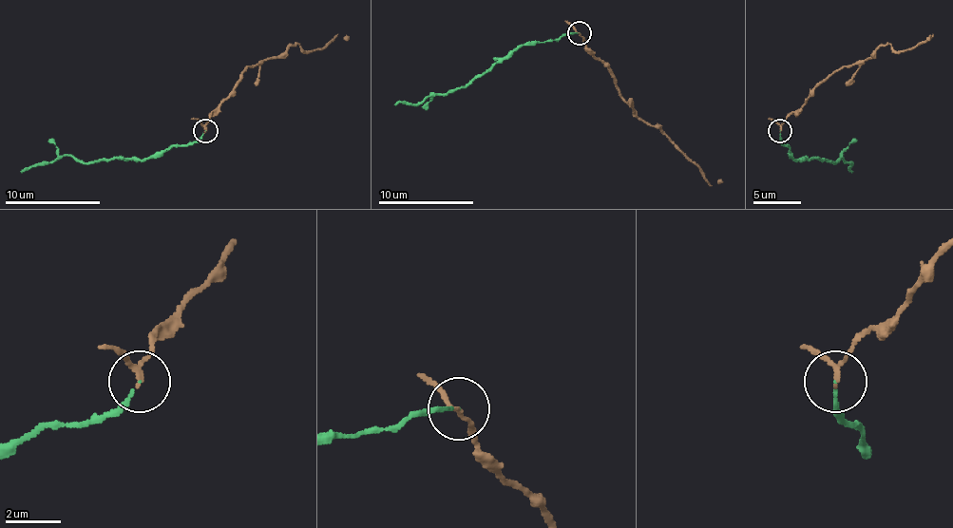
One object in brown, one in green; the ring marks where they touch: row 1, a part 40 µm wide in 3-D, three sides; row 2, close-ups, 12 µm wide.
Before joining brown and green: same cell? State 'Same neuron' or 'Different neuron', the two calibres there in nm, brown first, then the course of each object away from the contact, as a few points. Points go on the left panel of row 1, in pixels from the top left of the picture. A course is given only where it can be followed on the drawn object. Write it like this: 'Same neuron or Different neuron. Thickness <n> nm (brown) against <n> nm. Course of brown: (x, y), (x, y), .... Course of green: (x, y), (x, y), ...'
Different neuron. Thickness 130 nm (brown) against 90 nm. Course of brown: (204, 130), (209, 116), (248, 67), (297, 44), (305, 51), (314, 51), (338, 34), (348, 39). Course of green: (204, 130), (183, 146), (142, 159), (100, 159), (90, 163), (57, 156), (21, 173)

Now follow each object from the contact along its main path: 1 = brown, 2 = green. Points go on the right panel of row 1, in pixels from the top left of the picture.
1: (779, 130), (822, 83), (844, 67), (866, 61), (880, 47), (889, 44), (905, 51), (932, 34), (927, 39)
2: (779, 130), (793, 159), (825, 159), (834, 163), (842, 156), (851, 165), (848, 168), (851, 173)

